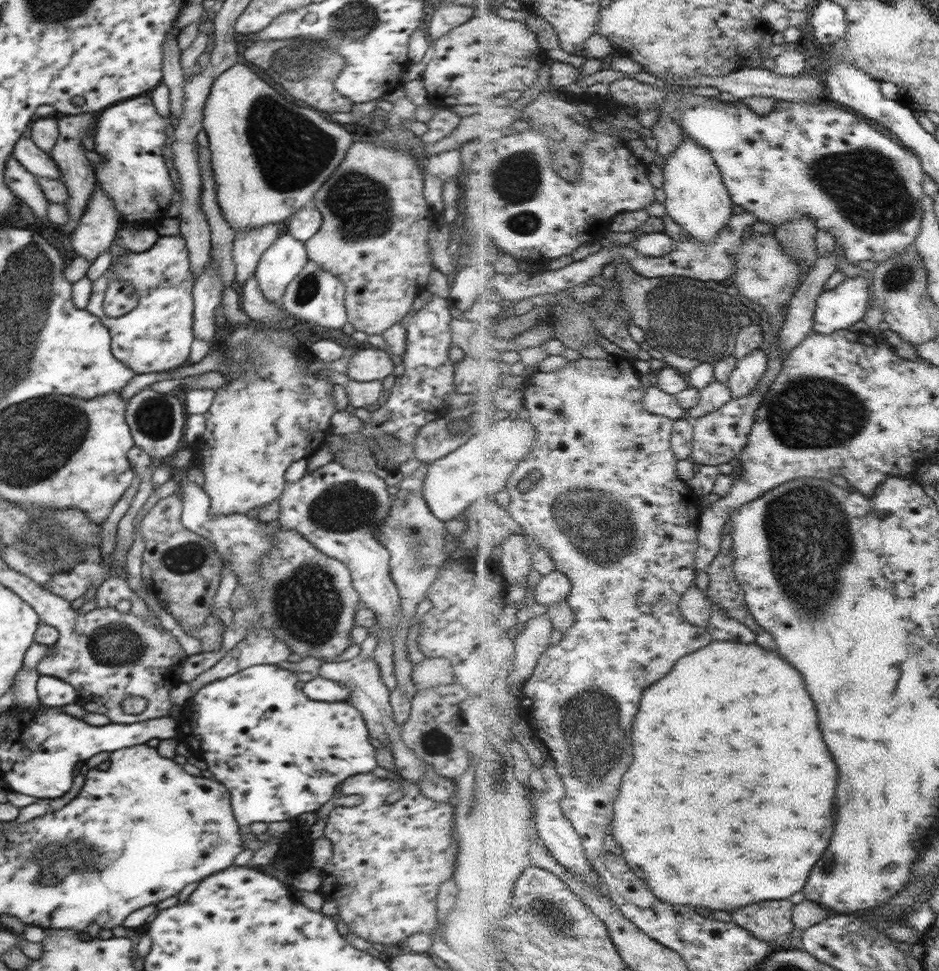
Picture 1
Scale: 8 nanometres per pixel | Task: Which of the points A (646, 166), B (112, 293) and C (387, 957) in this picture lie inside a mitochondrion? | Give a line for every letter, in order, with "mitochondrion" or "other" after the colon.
A: other
B: other
C: other

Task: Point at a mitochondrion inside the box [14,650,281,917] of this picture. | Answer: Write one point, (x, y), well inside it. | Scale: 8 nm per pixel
(60, 862)

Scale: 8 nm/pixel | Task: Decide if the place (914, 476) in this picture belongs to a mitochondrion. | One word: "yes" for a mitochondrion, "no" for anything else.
no

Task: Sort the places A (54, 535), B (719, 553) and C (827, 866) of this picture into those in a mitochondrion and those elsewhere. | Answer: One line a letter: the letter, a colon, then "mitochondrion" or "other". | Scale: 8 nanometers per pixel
A: mitochondrion
B: other
C: other

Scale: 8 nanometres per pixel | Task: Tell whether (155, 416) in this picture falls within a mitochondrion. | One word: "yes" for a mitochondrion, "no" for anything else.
yes

